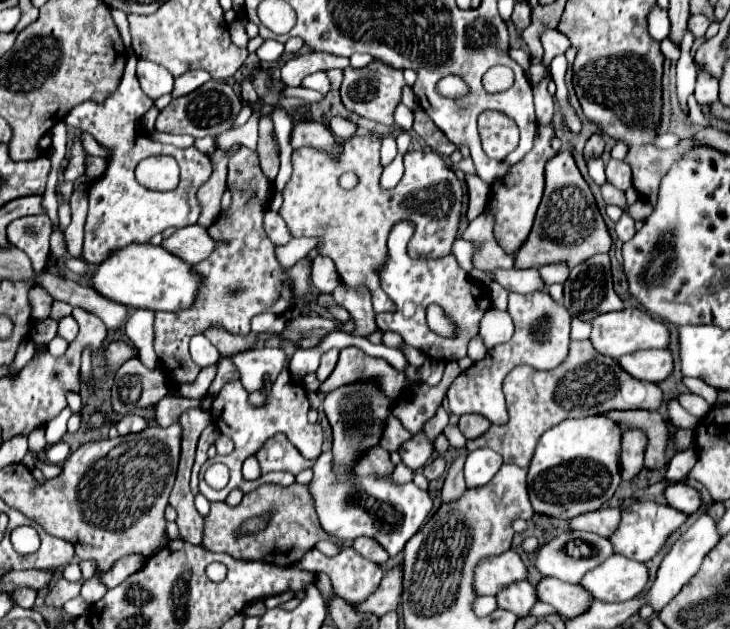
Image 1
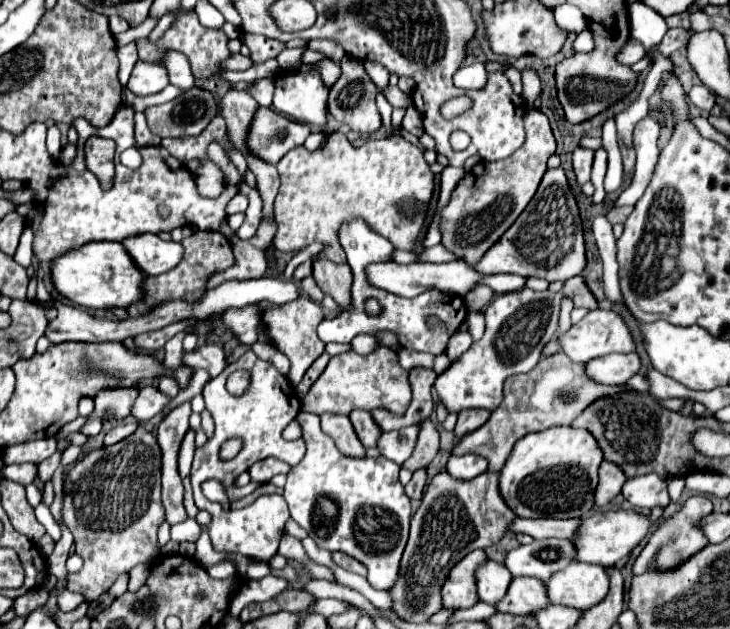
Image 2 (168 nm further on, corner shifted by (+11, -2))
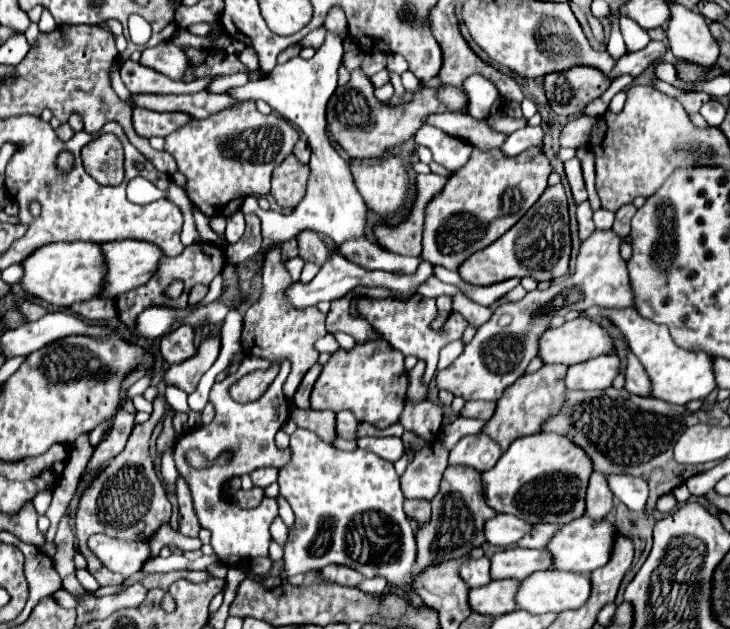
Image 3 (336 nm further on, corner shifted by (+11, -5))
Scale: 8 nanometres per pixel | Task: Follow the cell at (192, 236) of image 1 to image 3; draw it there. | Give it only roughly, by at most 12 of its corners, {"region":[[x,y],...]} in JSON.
{"region":[[137,240],[103,244],[103,298],[153,278],[161,248]]}

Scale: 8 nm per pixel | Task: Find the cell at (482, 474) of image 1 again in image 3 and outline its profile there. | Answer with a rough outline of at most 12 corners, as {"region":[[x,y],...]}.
{"region":[[465,436],[449,466],[485,472],[501,458],[489,436]]}

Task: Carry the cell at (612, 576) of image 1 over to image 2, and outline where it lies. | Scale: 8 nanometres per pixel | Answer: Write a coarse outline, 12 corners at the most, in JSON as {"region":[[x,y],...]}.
{"region":[[571,563],[547,581],[553,605],[589,609],[609,591],[601,565]]}

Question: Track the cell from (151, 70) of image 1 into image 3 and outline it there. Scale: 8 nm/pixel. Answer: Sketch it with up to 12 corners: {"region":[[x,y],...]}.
{"region":[[127,60],[121,80],[131,94],[193,94],[207,82],[177,82]]}

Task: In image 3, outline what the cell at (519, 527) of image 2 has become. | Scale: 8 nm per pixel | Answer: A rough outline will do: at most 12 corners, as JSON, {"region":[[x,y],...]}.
{"region":[[497,514],[485,524],[489,544],[517,544],[533,526]]}

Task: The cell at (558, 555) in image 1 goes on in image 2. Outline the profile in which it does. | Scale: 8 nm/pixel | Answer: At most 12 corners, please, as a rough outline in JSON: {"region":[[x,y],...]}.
{"region":[[541,539],[505,557],[513,577],[545,581],[573,563],[573,543]]}

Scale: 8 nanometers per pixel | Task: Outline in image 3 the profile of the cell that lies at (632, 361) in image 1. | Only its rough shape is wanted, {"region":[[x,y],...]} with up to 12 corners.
{"region":[[597,356],[567,370],[569,390],[613,386],[621,360]]}

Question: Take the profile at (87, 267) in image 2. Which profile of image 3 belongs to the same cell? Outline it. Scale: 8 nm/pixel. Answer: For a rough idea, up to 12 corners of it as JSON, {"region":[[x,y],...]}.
{"region":[[99,244],[41,246],[23,260],[27,296],[69,308],[105,290]]}

